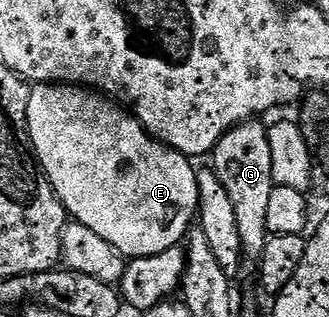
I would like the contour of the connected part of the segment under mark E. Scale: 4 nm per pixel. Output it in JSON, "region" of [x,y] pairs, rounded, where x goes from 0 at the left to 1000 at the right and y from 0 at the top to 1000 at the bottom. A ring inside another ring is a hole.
{"region":[[[106,265],[94,271],[94,300],[88,303],[88,353],[82,356],[82,410],[94,423],[94,454],[106,479],[106,495],[119,502],[122,527],[155,587],[173,606],[185,644],[204,659],[207,678],[225,697],[258,707],[258,719],[283,719],[307,757],[343,770],[377,817],[438,814],[441,808],[477,808],[477,795],[502,795],[514,782],[547,773],[565,754],[587,703],[599,688],[605,656],[605,596],[593,565],[599,536],[584,502],[568,489],[523,473],[495,448],[480,448],[462,435],[435,394],[419,385],[377,338],[353,328],[340,312],[249,271],[210,271],[201,265]]]}

